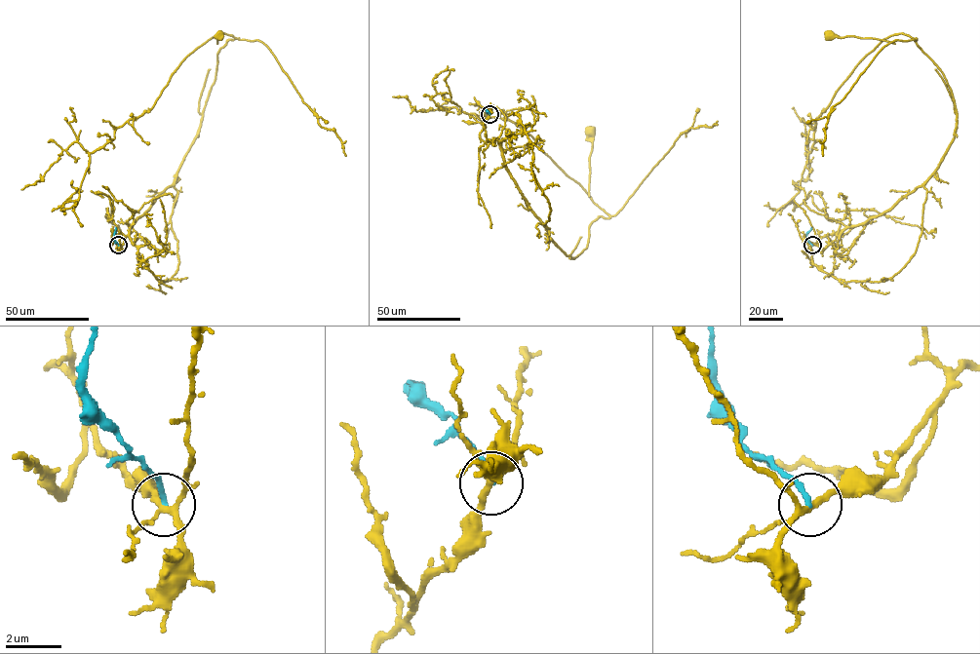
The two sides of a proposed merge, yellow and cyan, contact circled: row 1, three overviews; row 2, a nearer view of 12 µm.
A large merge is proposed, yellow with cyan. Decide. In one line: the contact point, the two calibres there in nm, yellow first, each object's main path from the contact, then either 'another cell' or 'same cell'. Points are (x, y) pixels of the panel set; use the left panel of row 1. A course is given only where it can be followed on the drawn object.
(118, 245) | 200/180 nm | yellow via (118, 245), (111, 237), (126, 236), (174, 182), (196, 138), (217, 53), (238, 38), (220, 34) | cyan via (118, 245), (113, 238), (116, 227) | another cell

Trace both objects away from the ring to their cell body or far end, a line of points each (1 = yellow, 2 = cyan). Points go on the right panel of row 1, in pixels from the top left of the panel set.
1: (812, 245), (863, 224), (913, 192), (938, 166), (956, 125), (952, 92), (916, 38), (828, 34)
2: (812, 245), (806, 238), (811, 227)

